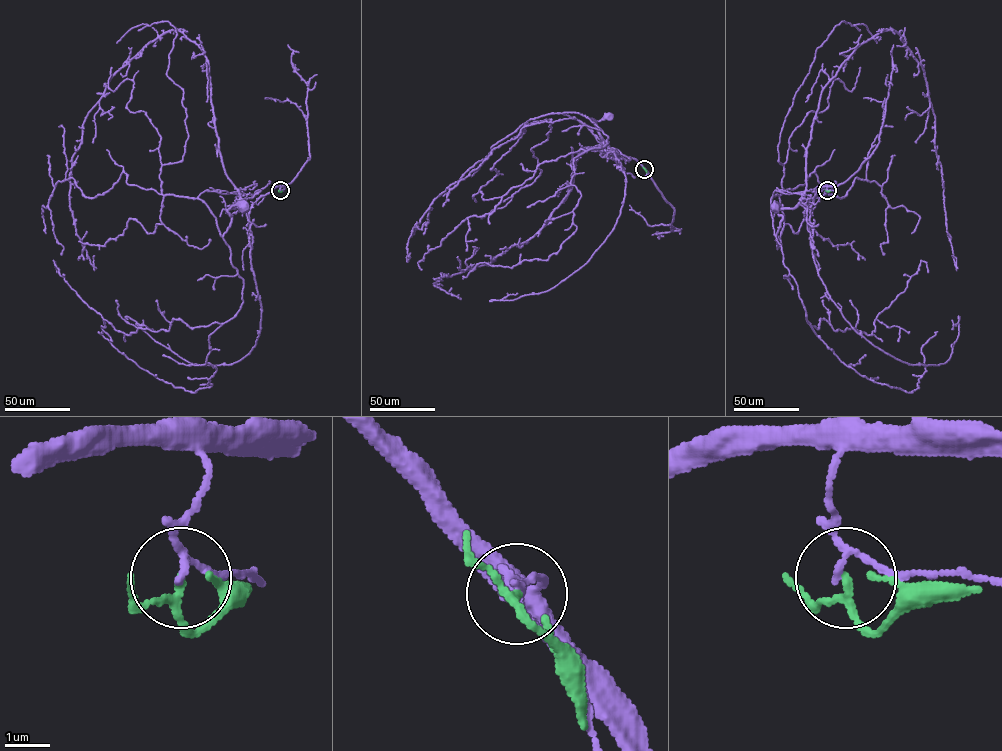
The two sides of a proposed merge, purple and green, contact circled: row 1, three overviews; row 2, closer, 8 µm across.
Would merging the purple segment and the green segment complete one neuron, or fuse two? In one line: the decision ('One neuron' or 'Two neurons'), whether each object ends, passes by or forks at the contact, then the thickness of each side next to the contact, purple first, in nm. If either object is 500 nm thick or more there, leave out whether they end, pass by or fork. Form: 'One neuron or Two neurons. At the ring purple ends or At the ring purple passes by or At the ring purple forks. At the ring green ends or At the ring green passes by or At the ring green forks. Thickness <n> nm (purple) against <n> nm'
Two neurons. At the ring purple passes by. At the ring green passes by. Thickness 100 nm (purple) against 140 nm

